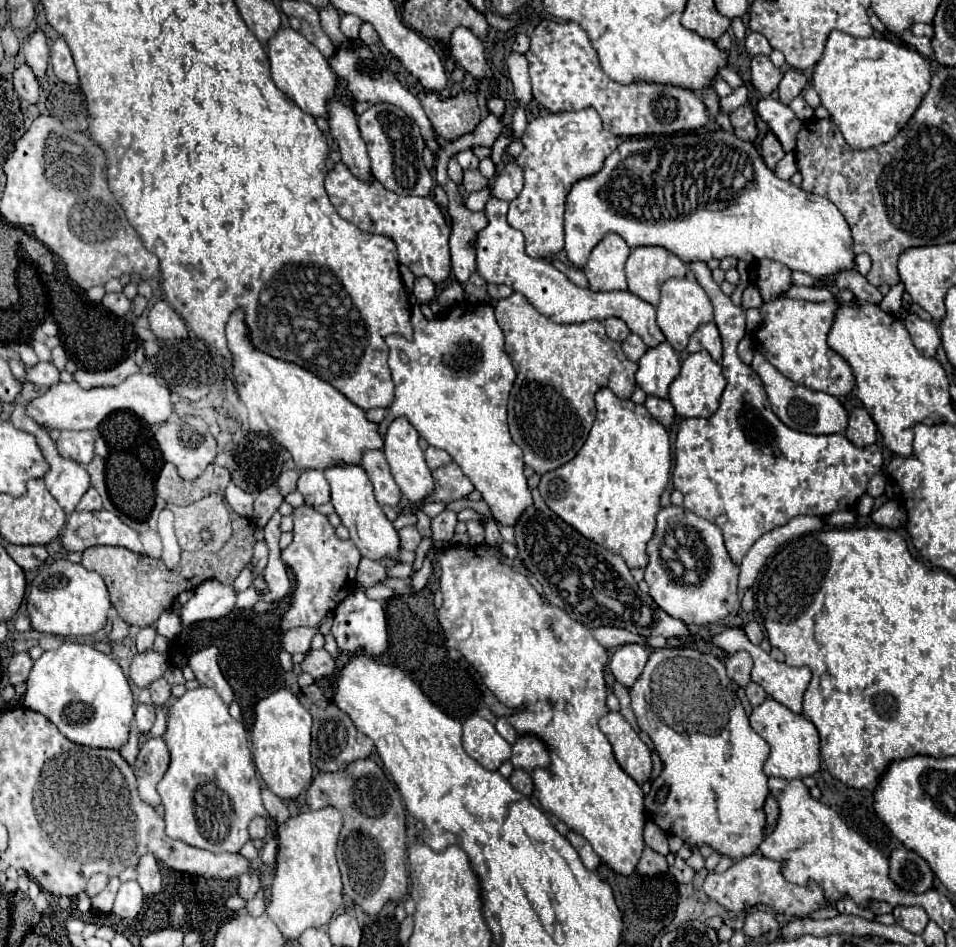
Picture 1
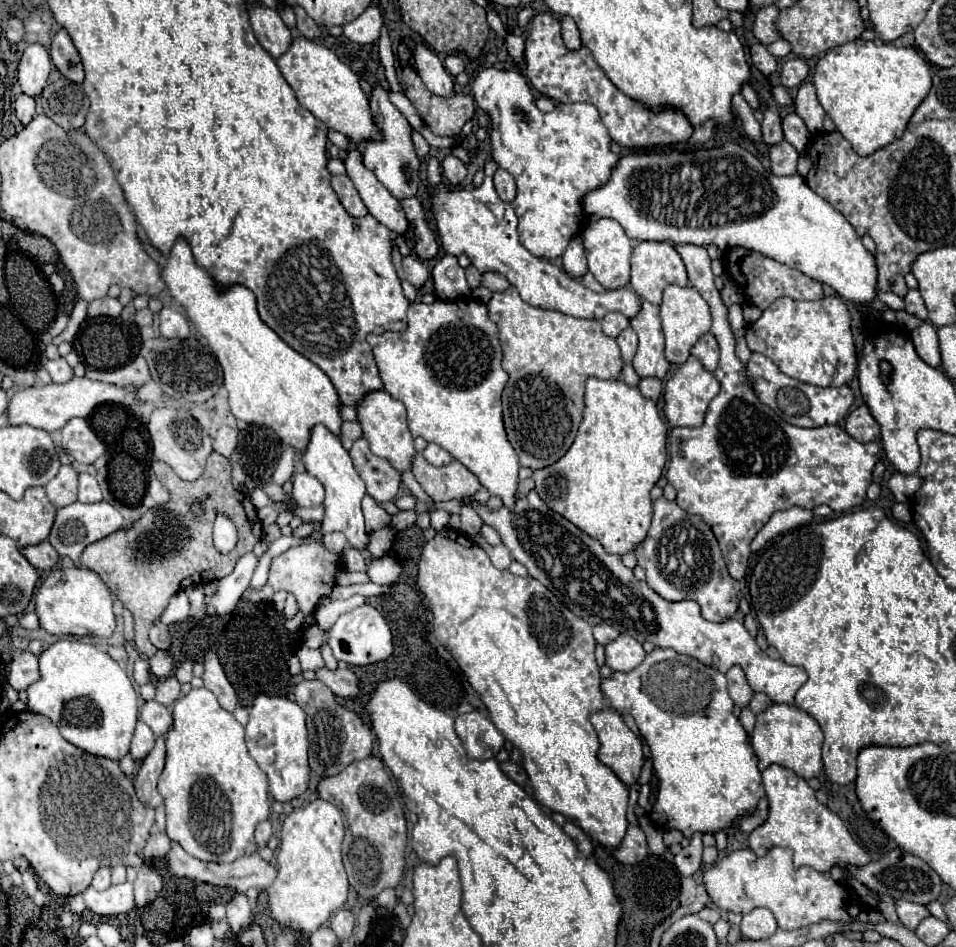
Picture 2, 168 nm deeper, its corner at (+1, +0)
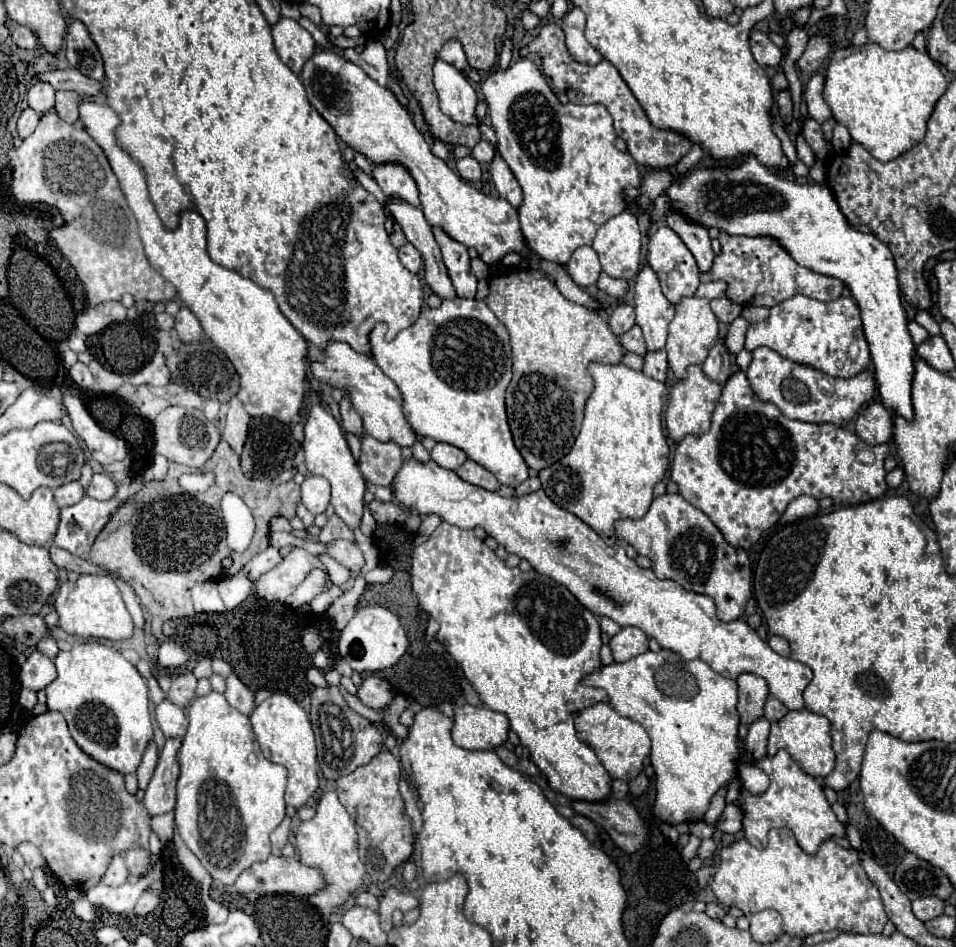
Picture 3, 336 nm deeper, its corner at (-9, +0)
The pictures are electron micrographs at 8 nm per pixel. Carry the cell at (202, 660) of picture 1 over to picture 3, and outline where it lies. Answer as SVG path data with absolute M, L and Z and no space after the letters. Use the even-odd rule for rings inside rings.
M230 675L226 679L226 699L228 703L238 709L242 715L250 715L252 709L254 709L254 693L236 677L236 675Z

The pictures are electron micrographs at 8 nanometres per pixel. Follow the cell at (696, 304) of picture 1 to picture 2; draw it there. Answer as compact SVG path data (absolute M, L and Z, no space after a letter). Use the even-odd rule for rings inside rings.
M668 285L664 289L664 299L660 303L660 319L662 319L662 331L666 337L666 359L670 363L684 363L688 359L692 345L698 341L700 335L710 331L712 317L710 317L710 307L706 299L696 291L692 285L678 287L678 285Z

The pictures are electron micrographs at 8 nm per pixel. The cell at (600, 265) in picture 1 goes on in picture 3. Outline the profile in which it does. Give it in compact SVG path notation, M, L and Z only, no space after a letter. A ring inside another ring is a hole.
M630 211L606 221L592 243L602 271L628 281L640 271L640 245L642 233L638 229L638 219Z

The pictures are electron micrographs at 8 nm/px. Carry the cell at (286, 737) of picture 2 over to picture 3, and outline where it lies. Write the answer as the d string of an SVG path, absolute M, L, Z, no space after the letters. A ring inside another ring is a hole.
M276 693L270 699L262 701L250 715L256 741L260 743L260 749L266 751L266 757L274 763L280 763L288 769L288 789L286 799L290 799L290 805L300 809L306 799L312 797L312 793L318 787L318 761L316 761L316 743L314 743L314 731L310 725L310 719L306 711L286 693Z

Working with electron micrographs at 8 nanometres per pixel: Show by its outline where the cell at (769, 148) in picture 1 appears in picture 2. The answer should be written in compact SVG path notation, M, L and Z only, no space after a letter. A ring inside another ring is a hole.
M778 107L766 109L764 121L762 121L762 139L764 139L764 143L768 147L778 145L784 139L782 127L780 127L780 111L778 111Z

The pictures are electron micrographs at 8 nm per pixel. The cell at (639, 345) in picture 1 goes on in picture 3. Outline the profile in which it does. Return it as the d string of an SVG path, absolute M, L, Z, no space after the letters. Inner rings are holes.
M634 325L630 331L626 331L620 337L620 343L626 351L632 351L632 353L638 353L638 355L646 353L646 343L644 343L644 337L642 337L642 329L638 325Z

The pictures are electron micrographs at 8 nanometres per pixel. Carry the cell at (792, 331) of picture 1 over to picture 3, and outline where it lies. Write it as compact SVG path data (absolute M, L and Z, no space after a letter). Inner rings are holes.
M794 295L770 309L770 317L752 323L746 331L744 349L754 351L766 345L782 357L820 369L832 377L852 377L870 363L868 343L864 339L860 309L852 297L838 297L834 301L816 301L806 295Z

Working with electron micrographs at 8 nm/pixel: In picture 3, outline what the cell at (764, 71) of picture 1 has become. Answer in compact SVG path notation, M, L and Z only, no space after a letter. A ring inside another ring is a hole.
M752 29L750 33L750 51L762 67L778 67L782 61L782 51L758 29Z

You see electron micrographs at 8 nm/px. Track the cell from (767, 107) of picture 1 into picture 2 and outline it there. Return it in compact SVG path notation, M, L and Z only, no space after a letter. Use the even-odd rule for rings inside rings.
M788 113L782 119L782 131L784 131L784 139L796 149L796 151L804 151L808 141L810 141L810 131L806 127L806 123L796 115L796 113Z

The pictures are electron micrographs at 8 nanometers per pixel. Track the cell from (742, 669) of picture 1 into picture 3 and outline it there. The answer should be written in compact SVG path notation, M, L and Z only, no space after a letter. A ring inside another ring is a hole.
M742 673L738 679L738 713L740 721L750 725L764 715L764 703L768 697L768 683L764 677Z

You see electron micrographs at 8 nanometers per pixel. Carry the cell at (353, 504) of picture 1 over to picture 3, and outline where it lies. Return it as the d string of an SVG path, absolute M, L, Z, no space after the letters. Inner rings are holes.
M312 403L308 411L308 419L304 423L304 441L302 441L306 467L310 473L318 473L328 479L332 487L332 505L336 509L336 515L346 521L350 529L360 527L360 519L364 513L364 477L350 453L350 447L344 439L344 433L338 425L338 421L330 415L328 409L322 407L322 403Z

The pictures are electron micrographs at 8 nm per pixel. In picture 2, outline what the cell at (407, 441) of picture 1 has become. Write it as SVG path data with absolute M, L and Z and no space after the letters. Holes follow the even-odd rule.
M372 391L368 395L364 395L362 403L358 405L358 417L360 417L360 425L364 429L364 439L370 443L370 449L374 455L390 461L390 465L398 471L410 471L412 463L414 463L414 437L406 425L406 407L392 399L386 391Z

